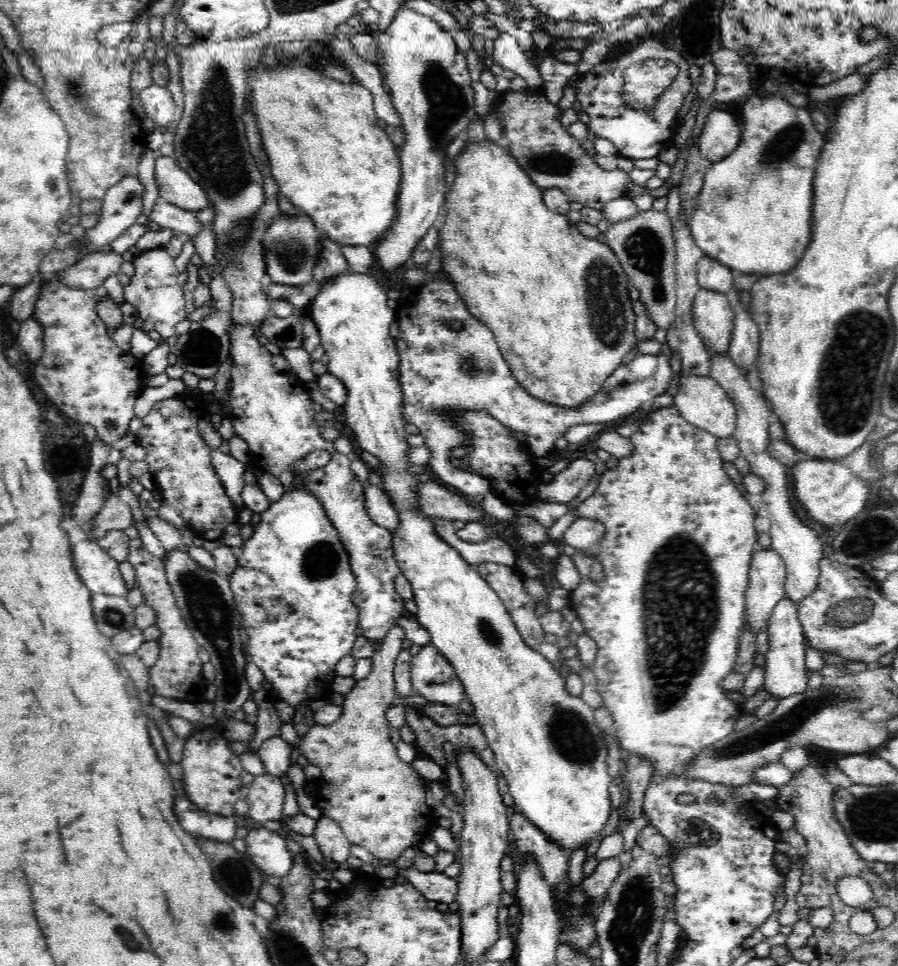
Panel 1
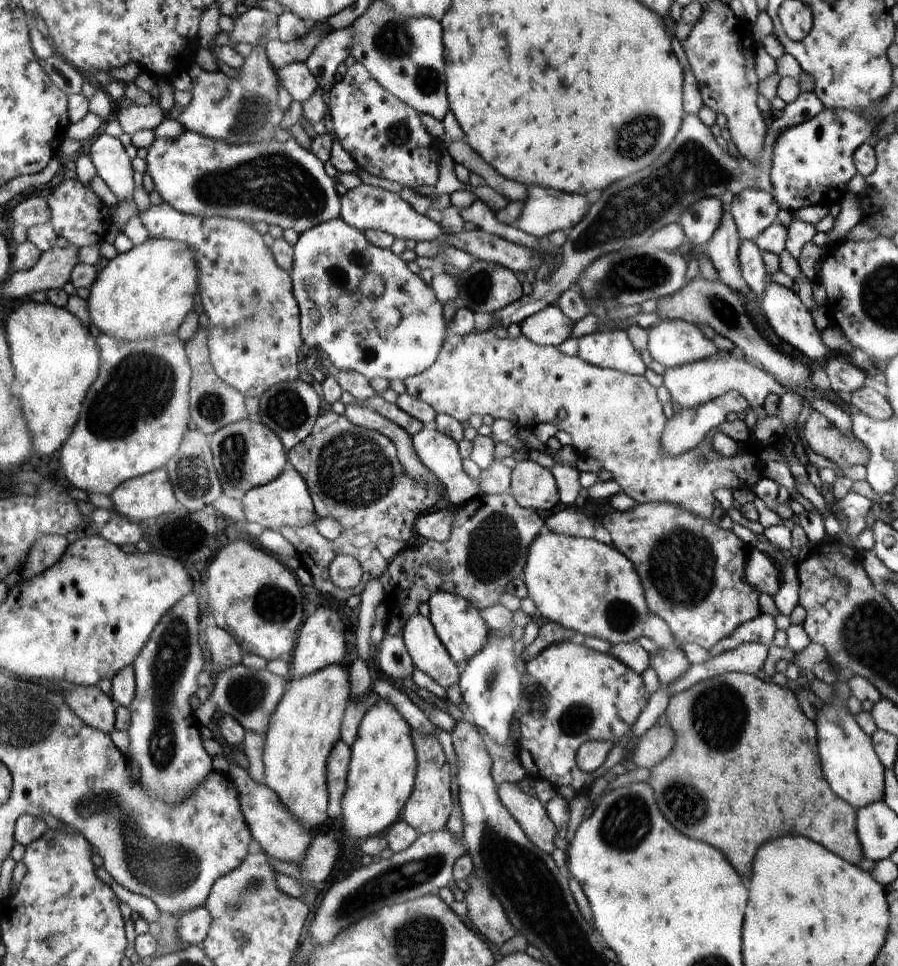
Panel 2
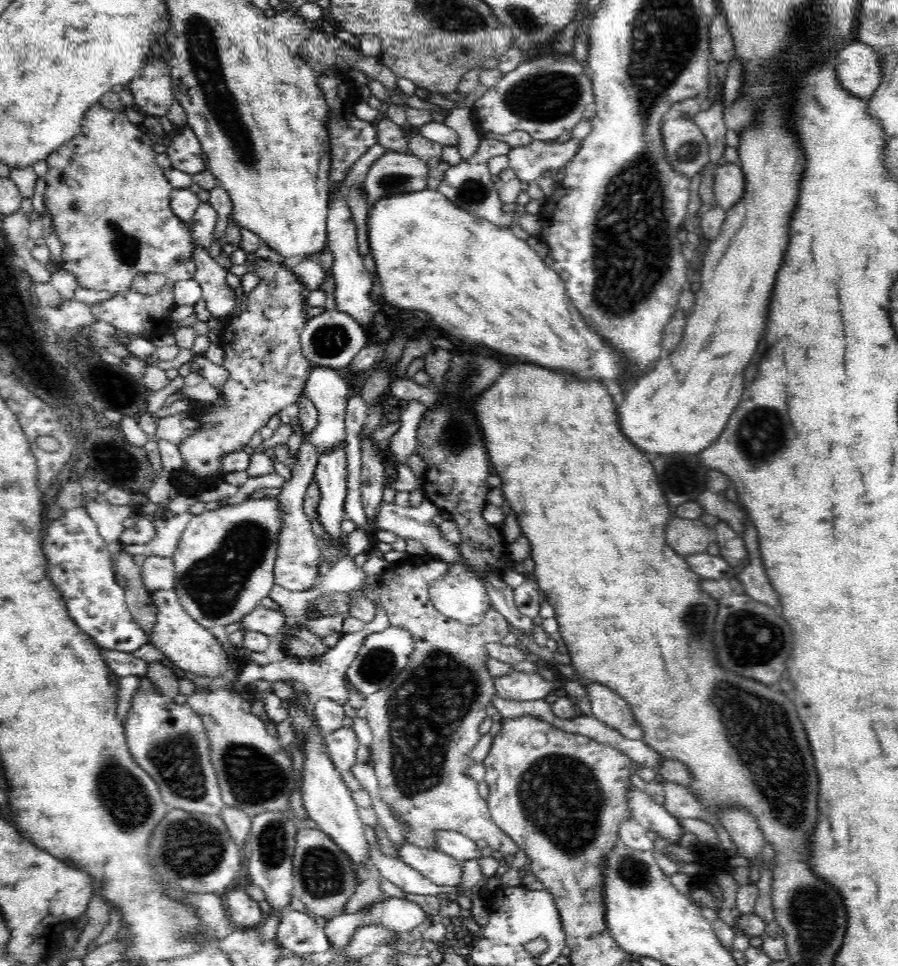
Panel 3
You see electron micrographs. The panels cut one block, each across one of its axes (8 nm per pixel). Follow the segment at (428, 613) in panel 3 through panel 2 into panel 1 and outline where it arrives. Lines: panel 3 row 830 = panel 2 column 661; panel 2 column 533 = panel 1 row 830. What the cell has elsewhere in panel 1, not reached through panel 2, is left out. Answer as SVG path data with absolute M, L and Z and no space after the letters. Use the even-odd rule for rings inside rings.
M394 625L384 636L379 651L371 658L372 669L368 677L358 680L351 691L344 694L340 720L328 726L314 722L306 736L298 736L297 747L298 752L305 756L306 762L321 768L314 796L321 814L340 825L351 845L364 846L376 858L386 858L392 862L402 856L406 848L419 847L434 820L432 809L426 803L425 779L411 763L398 757L396 744L390 741L390 728L386 720L386 711L396 698L393 668L406 638L404 630L399 625Z

